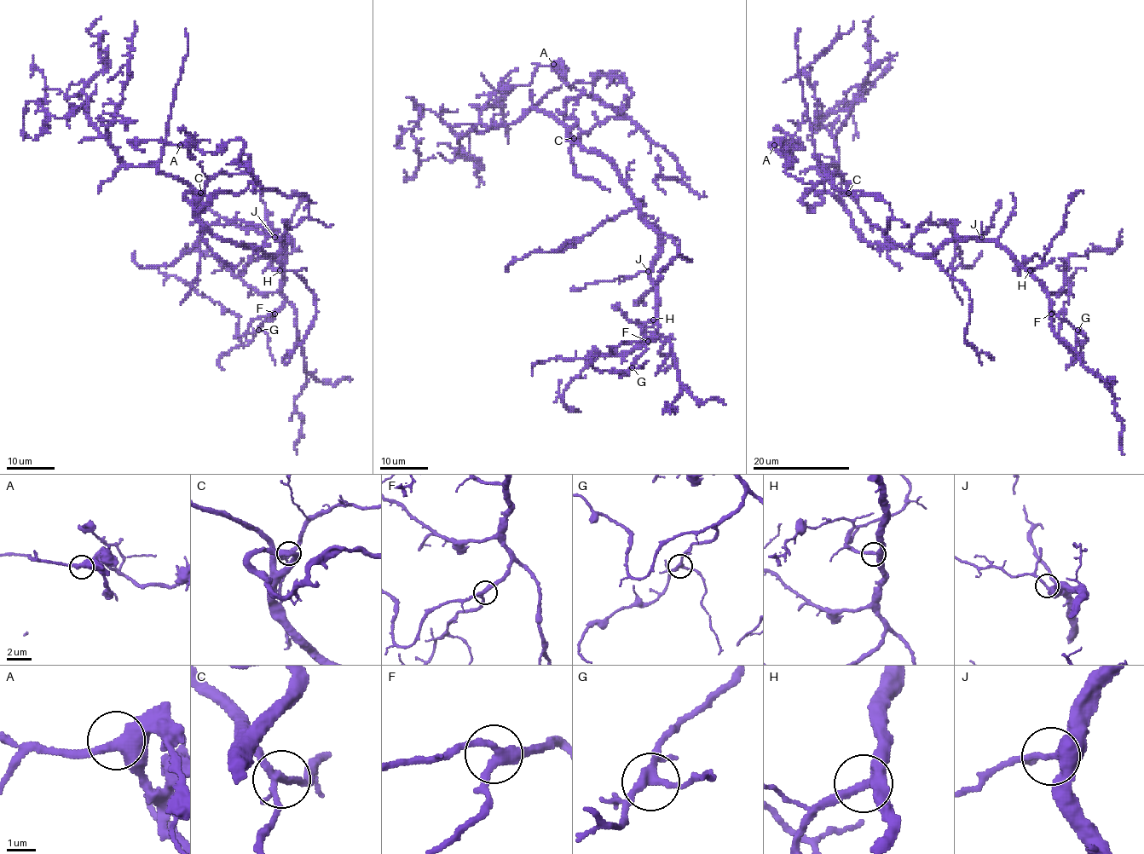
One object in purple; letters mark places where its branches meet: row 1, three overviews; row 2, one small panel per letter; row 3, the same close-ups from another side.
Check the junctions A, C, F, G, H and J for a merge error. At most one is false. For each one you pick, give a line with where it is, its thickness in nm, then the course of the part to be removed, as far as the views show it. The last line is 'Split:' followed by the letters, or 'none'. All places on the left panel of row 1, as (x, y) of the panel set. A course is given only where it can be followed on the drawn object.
Split: none

